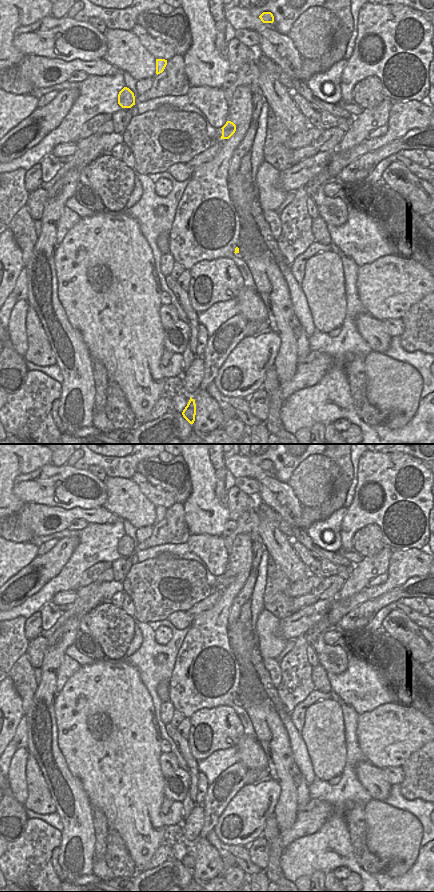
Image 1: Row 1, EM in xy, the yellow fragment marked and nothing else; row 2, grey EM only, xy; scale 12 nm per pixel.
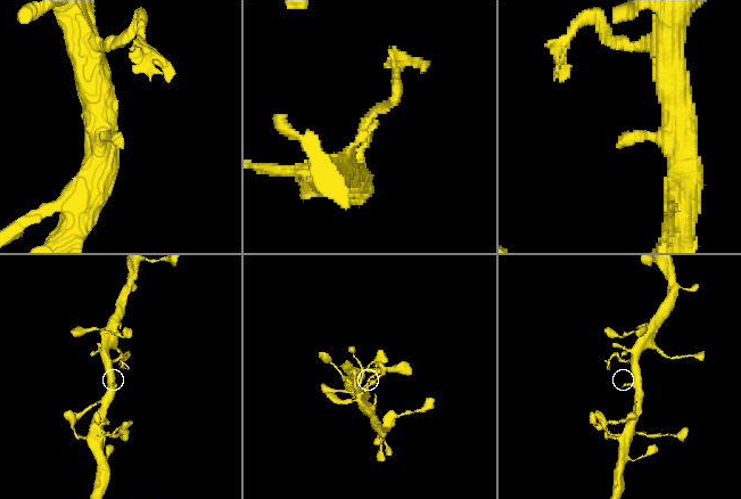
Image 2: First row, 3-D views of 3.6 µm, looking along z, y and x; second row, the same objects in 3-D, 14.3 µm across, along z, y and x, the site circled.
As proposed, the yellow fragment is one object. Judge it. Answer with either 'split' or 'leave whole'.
split

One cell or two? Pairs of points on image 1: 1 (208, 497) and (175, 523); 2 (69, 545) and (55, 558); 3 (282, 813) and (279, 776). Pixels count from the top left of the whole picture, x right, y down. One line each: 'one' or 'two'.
1: two
2: one
3: one

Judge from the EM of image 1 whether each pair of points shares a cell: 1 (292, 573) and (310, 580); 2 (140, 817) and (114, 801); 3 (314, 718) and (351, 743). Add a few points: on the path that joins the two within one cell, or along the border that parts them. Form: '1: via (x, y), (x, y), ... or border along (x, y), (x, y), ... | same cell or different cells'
1: border along (308, 573), (290, 583) | different cells
2: via (134, 811), (123, 801), (120, 801) | same cell
3: border along (342, 717), (347, 760) | different cells

